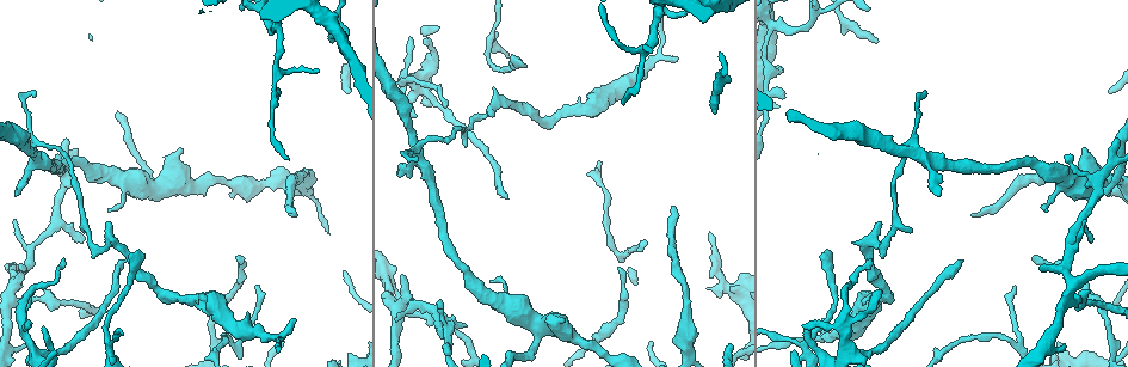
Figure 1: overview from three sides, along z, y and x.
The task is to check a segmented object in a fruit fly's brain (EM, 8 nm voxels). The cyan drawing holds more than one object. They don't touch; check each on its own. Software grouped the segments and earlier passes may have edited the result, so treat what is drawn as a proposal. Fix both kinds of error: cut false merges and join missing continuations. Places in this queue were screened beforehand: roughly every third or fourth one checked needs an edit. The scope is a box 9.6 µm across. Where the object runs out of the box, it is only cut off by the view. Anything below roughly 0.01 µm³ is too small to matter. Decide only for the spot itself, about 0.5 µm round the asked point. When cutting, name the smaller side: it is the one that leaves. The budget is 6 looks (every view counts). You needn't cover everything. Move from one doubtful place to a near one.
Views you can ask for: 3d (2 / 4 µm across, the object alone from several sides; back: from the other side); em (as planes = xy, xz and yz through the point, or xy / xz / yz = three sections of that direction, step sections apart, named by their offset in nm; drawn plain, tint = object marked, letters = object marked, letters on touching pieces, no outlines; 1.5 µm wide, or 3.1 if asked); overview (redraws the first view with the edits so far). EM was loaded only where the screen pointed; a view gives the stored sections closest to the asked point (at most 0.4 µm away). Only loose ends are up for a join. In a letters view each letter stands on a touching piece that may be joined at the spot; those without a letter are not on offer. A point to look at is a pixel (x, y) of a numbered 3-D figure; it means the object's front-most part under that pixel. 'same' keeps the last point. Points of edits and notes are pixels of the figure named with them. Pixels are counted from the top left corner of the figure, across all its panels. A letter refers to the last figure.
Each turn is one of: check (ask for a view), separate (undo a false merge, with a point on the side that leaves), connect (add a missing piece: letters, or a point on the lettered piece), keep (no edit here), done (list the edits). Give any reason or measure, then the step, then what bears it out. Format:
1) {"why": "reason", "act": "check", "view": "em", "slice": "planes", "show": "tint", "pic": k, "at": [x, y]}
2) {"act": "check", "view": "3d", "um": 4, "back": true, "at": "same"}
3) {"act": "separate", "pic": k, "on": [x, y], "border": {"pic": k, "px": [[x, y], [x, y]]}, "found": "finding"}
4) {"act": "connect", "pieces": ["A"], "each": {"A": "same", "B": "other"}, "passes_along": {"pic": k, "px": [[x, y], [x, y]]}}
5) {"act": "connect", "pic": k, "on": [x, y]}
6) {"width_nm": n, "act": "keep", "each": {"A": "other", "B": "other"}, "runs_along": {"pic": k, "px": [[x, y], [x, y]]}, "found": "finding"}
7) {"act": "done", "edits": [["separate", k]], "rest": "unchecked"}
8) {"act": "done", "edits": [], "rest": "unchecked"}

{"why": "free end", "act": "check", "view": "em", "slice": "planes", "show": "letters", "pic": 1, "at": [675, 57]}

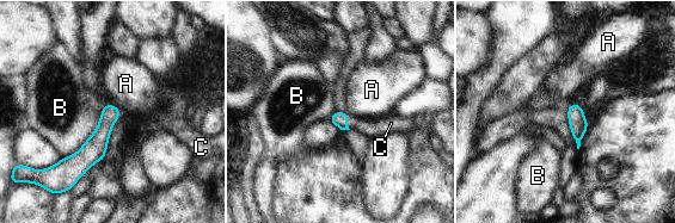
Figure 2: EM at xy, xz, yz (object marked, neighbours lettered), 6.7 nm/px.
{"width_nm": 100, "act": "connect", "pieces": ["C"], "each": {"A": "other", "B": "other", "C": "same"}, "passes_along": {"pic": 2, "px": [[339, 119], [347, 122], [375, 127]]}, "found": "the neuron continues"}

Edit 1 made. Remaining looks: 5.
{"act": "check", "view": "overview"}

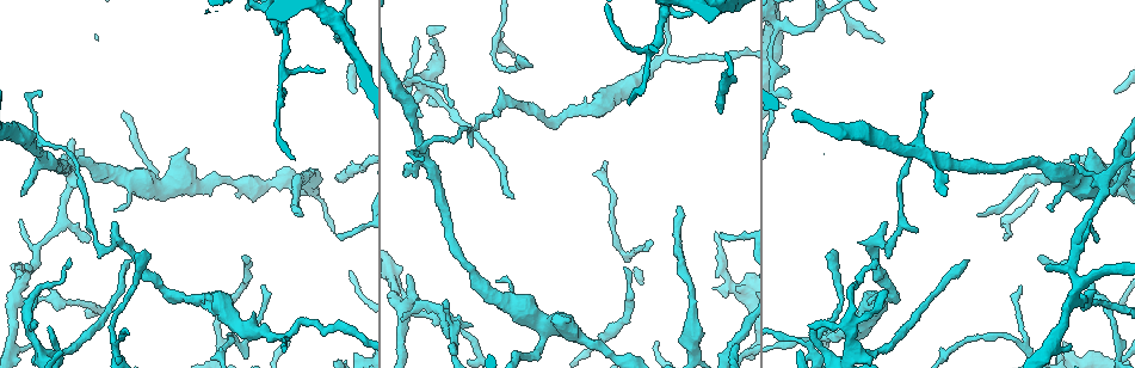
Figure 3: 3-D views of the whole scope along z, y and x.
{"why": "an open end", "act": "check", "view": "3d", "um": 4, "pic": 3, "at": [944, 195]}

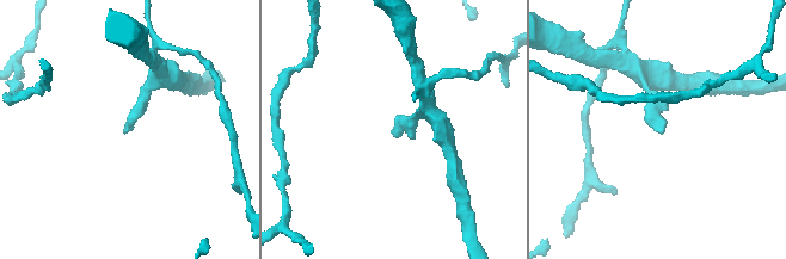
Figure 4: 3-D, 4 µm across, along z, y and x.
{"act": "check", "view": "em", "slice": "xy", "step": 8, "show": "tint", "pic": 4, "at": [664, 131]}

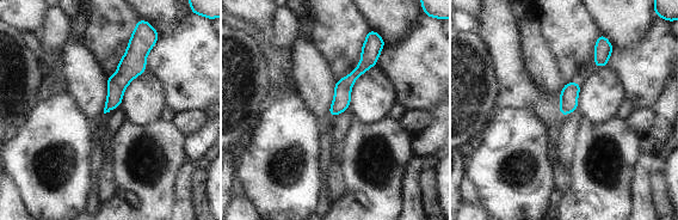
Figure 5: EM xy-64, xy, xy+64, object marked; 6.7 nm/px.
{"why": "cut it another way", "act": "check", "view": "em", "slice": "planes", "show": "letters", "at": "same"}

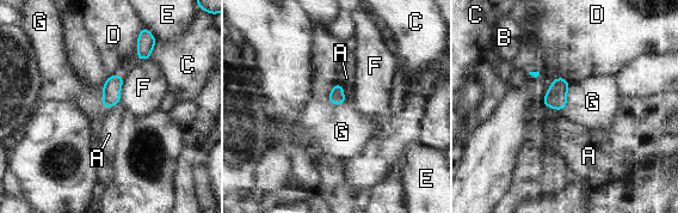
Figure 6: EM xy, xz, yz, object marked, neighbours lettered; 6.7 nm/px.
{"act": "keep", "each": {"A": "other", "B": "other", "C": "other", "D": "other", "E": "other", "F": "other", "G": "other"}, "border": {"pic": 6, "px": [[100, 92], [104, 108], [118, 103]]}, "found": "none of them fits"}

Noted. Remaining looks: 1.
{"act": "done", "edits": [["connect", 2]], "rest": "unchecked"}

